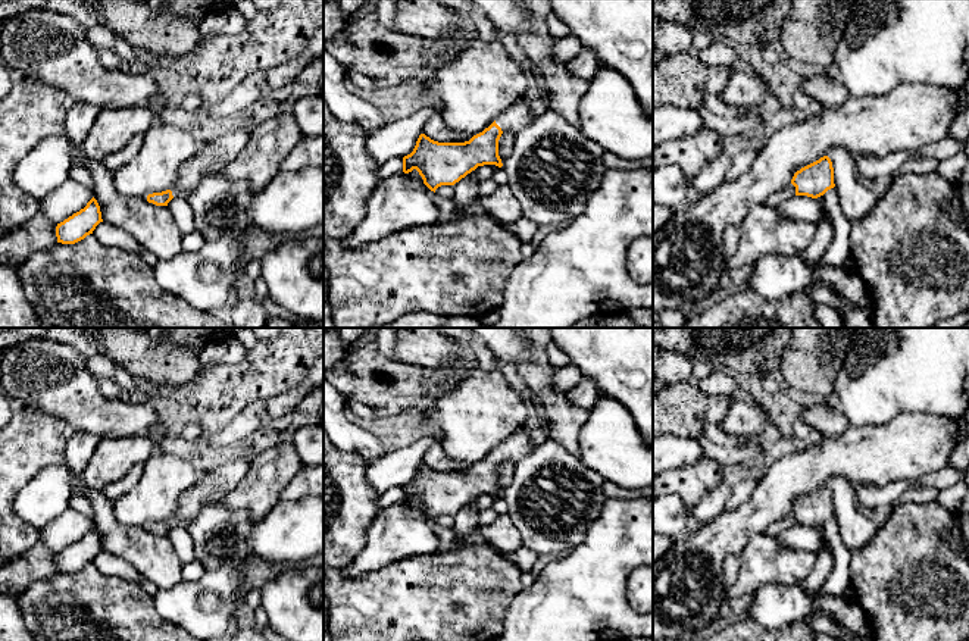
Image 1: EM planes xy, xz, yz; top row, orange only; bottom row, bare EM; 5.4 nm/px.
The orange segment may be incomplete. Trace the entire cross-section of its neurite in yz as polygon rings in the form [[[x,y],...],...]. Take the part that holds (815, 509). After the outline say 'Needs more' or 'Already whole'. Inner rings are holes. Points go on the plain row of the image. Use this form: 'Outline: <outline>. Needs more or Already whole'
Outline: [[[828,485],[798,498],[788,516],[773,522],[768,528],[768,534],[776,537],[791,525],[807,525],[818,528],[823,525],[828,519],[834,518],[834,497]]]. Needs more

